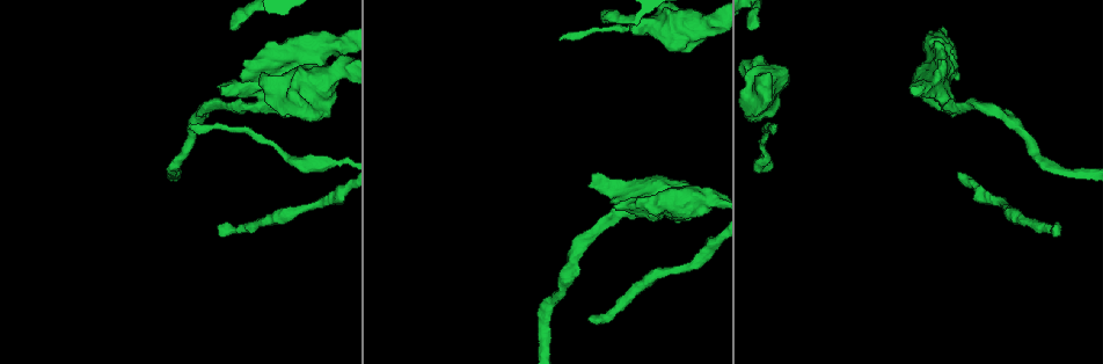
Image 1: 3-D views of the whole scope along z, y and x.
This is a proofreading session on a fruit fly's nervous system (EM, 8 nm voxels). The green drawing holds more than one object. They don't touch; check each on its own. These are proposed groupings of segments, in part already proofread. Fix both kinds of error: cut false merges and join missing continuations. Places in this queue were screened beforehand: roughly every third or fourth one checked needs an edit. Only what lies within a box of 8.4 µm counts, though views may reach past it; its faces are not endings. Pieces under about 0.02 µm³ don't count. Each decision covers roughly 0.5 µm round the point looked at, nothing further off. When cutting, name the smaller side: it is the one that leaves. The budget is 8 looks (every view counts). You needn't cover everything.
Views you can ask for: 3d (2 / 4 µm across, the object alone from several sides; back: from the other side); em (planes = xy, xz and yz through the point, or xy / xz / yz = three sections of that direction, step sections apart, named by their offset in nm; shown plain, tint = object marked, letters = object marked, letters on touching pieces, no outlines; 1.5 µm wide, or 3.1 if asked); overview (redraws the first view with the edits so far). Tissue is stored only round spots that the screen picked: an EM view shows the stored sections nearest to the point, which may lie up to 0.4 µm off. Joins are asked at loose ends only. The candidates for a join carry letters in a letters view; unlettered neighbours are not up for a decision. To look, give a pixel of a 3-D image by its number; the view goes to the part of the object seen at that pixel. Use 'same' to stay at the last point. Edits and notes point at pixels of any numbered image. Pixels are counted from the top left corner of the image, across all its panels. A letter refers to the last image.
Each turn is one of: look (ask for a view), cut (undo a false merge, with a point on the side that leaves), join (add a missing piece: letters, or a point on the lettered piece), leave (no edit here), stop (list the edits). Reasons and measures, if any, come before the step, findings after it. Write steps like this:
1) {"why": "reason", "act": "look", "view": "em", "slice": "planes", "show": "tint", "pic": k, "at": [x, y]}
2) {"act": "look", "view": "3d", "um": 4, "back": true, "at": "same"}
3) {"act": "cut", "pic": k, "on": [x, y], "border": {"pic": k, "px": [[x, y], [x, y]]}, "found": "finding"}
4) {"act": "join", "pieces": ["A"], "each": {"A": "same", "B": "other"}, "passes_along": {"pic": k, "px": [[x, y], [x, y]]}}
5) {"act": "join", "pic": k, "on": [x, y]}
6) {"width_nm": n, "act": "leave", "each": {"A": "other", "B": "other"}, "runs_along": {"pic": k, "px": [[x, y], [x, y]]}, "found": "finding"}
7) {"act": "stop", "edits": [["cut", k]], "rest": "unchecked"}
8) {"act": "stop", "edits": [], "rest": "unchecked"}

{"why": "end of a long branch", "act": "look", "view": "em", "slice": "planes", "show": "letters", "pic": 1, "at": [190, 126]}

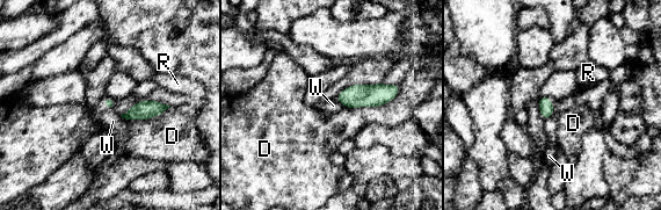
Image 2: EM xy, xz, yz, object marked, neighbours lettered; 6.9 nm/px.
{"act": "leave", "each": {"D": "other", "R": "other", "W": "other"}, "border": {"pic": 2, "px": [[334, 99], [344, 106]]}, "found": "no lettered piece goes on from it"}

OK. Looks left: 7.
{"why": "stops while still wide", "act": "look", "view": "em", "slice": "planes", "show": "letters", "pic": 1, "at": [223, 89]}

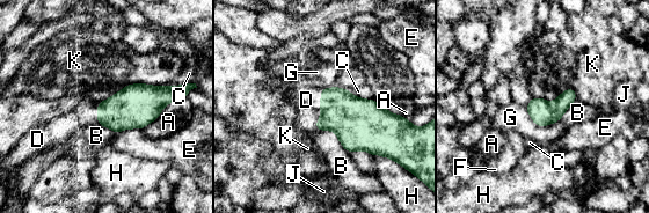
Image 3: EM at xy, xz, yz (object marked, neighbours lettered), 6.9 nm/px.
{"longest_contact_nm": ["B", 340], "act": "join", "pieces": ["D"], "each": {"A": "other", "B": "other", "C": "other", "D": "same", "E": "other", "F": "other", "G": "other", "H": "other", "J": "other", "K": "other"}, "found": "the neuron continues"}

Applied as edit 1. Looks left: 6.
{"act": "stop", "edits": [["join", 3]], "rest": "unchecked"}

